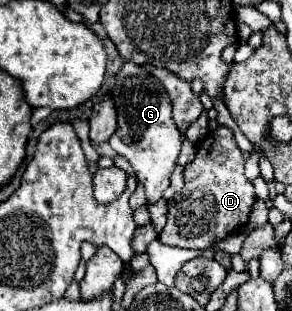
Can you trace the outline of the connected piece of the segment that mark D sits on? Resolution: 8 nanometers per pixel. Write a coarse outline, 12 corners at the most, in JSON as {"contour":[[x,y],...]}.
{"contour":[[225,125],[197,145],[159,241],[205,251],[257,195]]}

